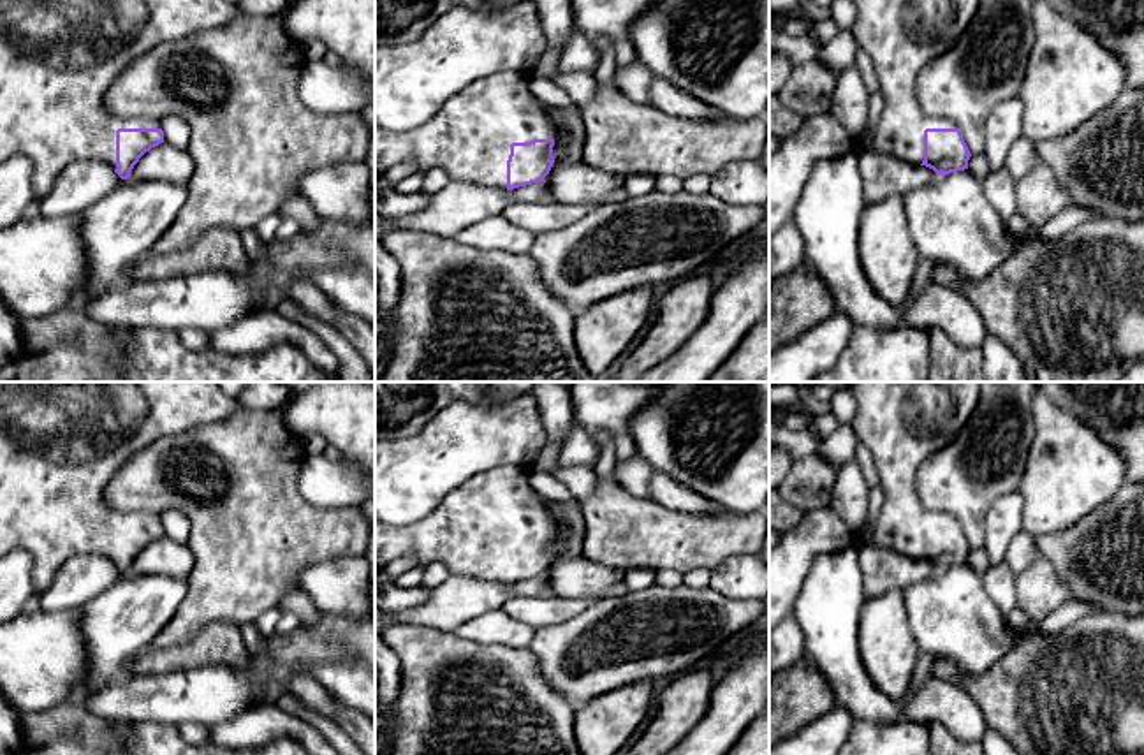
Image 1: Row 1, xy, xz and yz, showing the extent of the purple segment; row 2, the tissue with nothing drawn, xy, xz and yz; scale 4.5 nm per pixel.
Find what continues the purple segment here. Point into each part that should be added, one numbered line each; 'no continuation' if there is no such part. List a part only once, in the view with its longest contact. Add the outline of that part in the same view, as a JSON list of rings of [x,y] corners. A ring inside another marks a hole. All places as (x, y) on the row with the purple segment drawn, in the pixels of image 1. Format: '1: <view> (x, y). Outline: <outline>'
1: xz (470, 136). Outline: [[[495,72],[470,83],[451,97],[438,113],[419,128],[391,132],[375,127],[375,178],[401,162],[415,162],[417,172],[444,169],[452,180],[507,190],[507,160],[512,143],[554,139],[556,130],[528,90],[528,74]]]

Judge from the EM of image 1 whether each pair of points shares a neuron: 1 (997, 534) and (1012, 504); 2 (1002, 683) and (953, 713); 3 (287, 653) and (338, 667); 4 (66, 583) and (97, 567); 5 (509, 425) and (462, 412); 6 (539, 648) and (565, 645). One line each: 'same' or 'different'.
1: same
2: different
3: same
4: same
5: same
6: same

